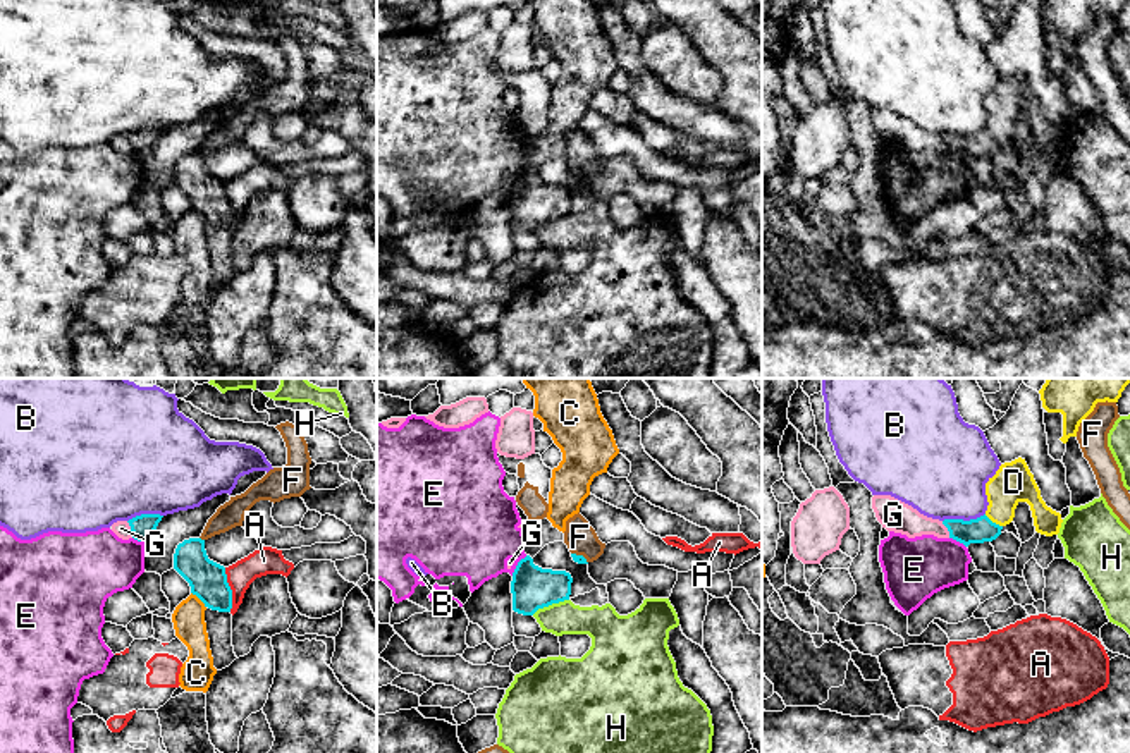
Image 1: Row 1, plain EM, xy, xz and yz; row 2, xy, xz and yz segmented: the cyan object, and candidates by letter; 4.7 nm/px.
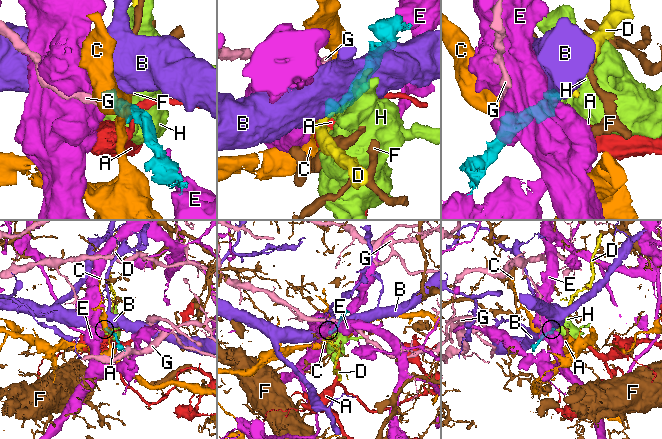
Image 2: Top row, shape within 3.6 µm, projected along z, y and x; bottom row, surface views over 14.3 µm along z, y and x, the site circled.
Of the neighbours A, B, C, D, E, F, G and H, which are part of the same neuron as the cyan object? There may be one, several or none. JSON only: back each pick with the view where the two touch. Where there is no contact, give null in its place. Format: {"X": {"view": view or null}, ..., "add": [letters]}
{"D": {"view": "yz"}, "add": ["D"]}

